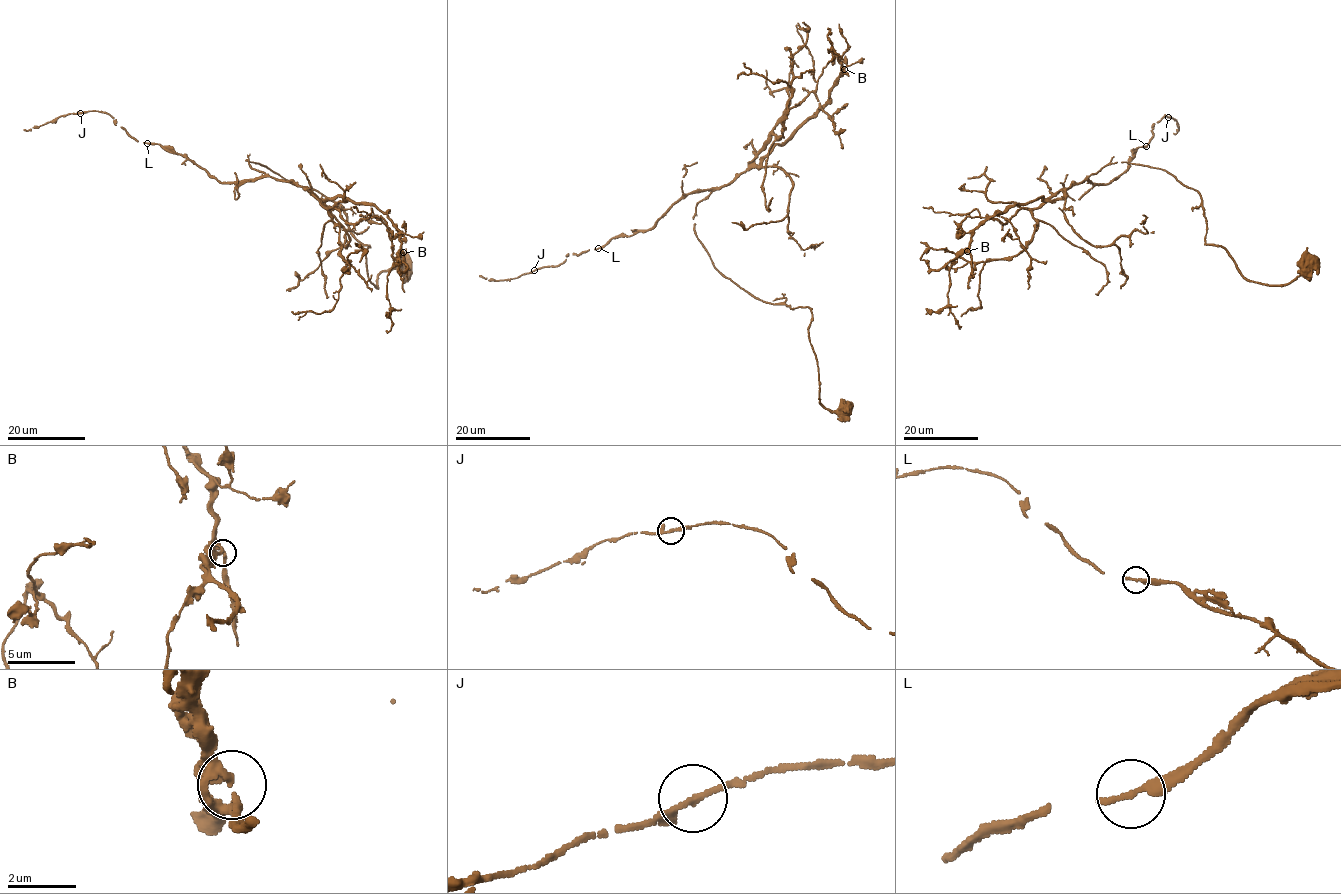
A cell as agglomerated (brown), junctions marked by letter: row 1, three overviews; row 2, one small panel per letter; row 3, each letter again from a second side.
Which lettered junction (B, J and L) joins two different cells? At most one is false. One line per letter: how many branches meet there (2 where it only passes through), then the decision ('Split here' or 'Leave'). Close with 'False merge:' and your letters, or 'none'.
B: Branches: 1. Leave
J: Branches: 2. Leave
L: Branches: 1. Leave
False merge: none

